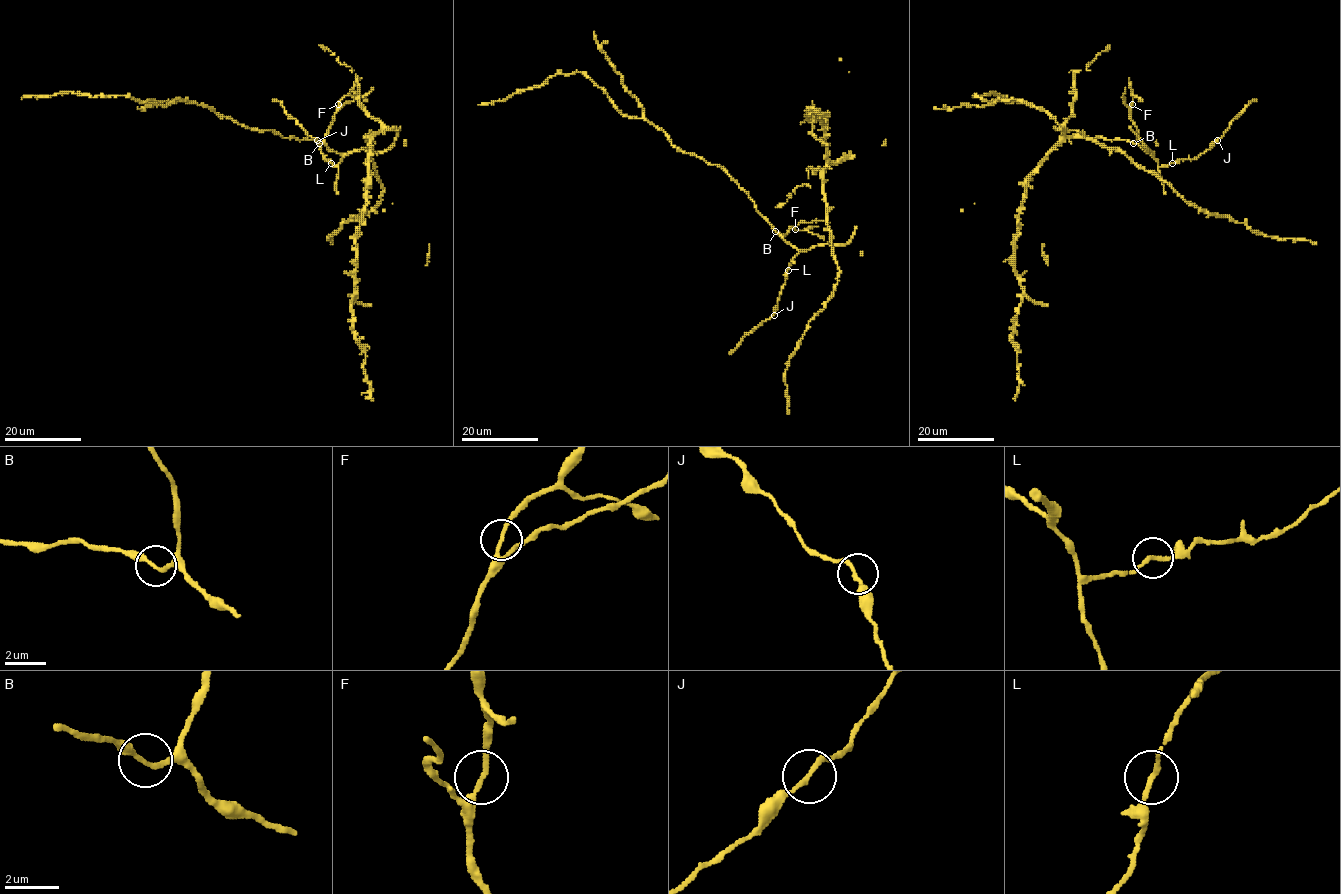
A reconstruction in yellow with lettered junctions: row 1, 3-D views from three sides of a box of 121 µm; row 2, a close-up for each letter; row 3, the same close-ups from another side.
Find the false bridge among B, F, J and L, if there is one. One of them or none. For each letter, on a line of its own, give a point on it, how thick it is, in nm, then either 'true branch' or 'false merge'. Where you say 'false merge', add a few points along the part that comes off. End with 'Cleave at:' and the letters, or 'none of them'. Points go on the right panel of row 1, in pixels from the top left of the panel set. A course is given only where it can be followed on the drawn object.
B: at (1133, 143); 180 nm thick; true branch
F: at (1132, 104); 180 nm thick; true branch
J: at (1217, 140); 170 nm thick; true branch
L: at (1172, 163); 180 nm thick; true branch
Cleave at: none of them

